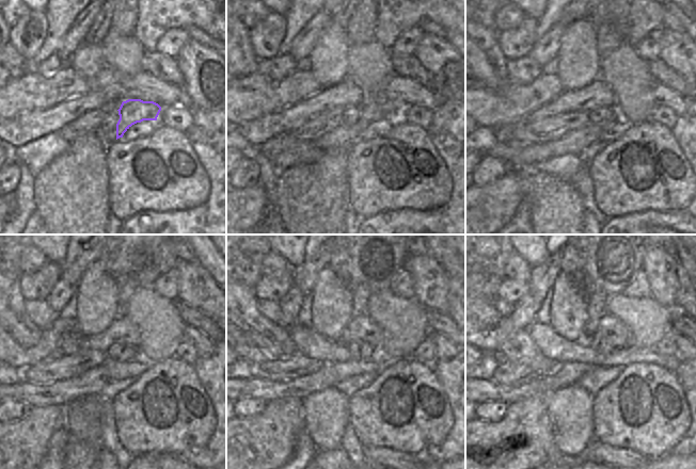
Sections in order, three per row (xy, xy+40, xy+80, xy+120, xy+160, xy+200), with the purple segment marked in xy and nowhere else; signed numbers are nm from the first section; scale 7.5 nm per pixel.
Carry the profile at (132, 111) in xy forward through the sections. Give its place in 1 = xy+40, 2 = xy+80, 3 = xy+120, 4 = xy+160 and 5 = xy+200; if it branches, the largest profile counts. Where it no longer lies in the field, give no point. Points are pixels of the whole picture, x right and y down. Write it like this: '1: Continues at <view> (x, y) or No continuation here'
1: Continues at xy+40 (342, 136)
2: Continues at xy+80 (574, 142)
3: Continues at xy+120 (92, 382)
4: Continues at xy+160 (330, 374)
5: Continues at xy+200 (565, 374)

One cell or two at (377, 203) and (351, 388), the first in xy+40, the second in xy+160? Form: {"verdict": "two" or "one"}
{"verdict": "two"}

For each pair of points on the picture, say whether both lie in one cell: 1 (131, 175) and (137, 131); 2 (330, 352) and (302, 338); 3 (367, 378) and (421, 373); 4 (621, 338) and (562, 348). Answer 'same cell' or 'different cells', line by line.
1: different cells
2: same cell
3: different cells
4: different cells

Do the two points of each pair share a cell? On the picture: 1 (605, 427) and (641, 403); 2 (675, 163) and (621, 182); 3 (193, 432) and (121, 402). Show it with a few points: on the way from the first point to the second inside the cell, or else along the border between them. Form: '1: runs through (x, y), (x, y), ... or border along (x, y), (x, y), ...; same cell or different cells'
1: runs through (616, 417), (620, 405), (630, 405); same cell
2: runs through (662, 177), (651, 188), (642, 192), (635, 191); same cell
3: runs through (175, 430), (158, 430), (148, 424), (139, 415); same cell

